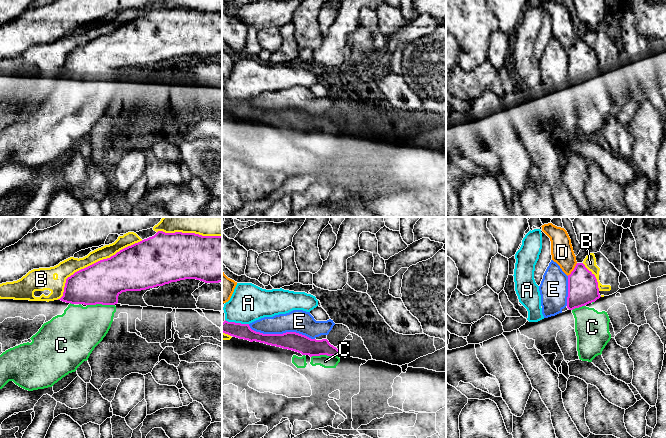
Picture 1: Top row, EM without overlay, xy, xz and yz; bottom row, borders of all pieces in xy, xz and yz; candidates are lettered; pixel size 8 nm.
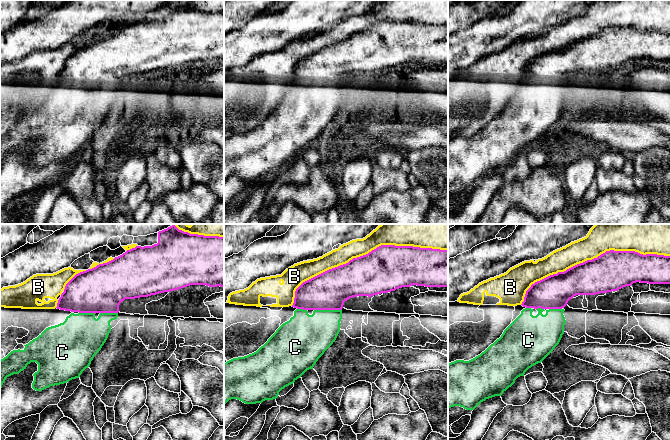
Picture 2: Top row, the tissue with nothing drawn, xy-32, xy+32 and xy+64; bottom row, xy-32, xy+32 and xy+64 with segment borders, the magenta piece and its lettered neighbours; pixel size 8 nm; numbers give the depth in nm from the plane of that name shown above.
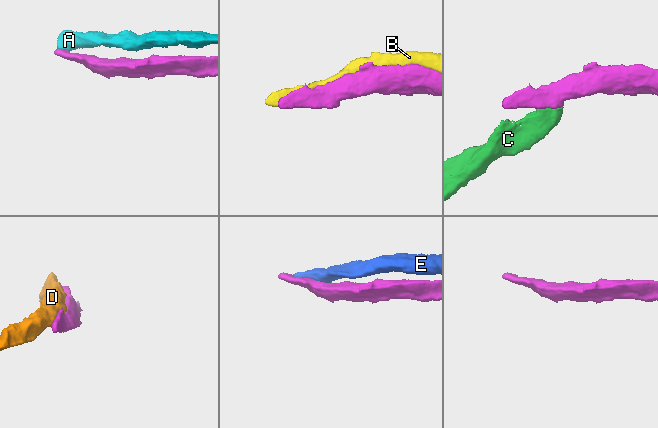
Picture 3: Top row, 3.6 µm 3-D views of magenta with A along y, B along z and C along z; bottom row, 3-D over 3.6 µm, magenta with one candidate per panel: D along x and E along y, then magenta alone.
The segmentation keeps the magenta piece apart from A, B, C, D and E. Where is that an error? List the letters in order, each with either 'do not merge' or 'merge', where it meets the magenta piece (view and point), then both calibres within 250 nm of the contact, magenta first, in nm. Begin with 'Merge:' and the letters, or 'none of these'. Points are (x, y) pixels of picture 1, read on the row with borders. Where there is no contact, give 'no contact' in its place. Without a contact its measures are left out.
Merge: C
A: do not merge; contact xz (237, 323); calibres 130 and 300 nm
B: do not merge; contact xy (94, 263); calibres 340 and 140 nm
C: merge; contact xy (100, 303); calibres 340 and 360 nm
D: do not merge; contact yz (573, 270); calibres 240 and 180 nm
E: do not merge; contact xz (281, 334); calibres 150 and 190 nm

